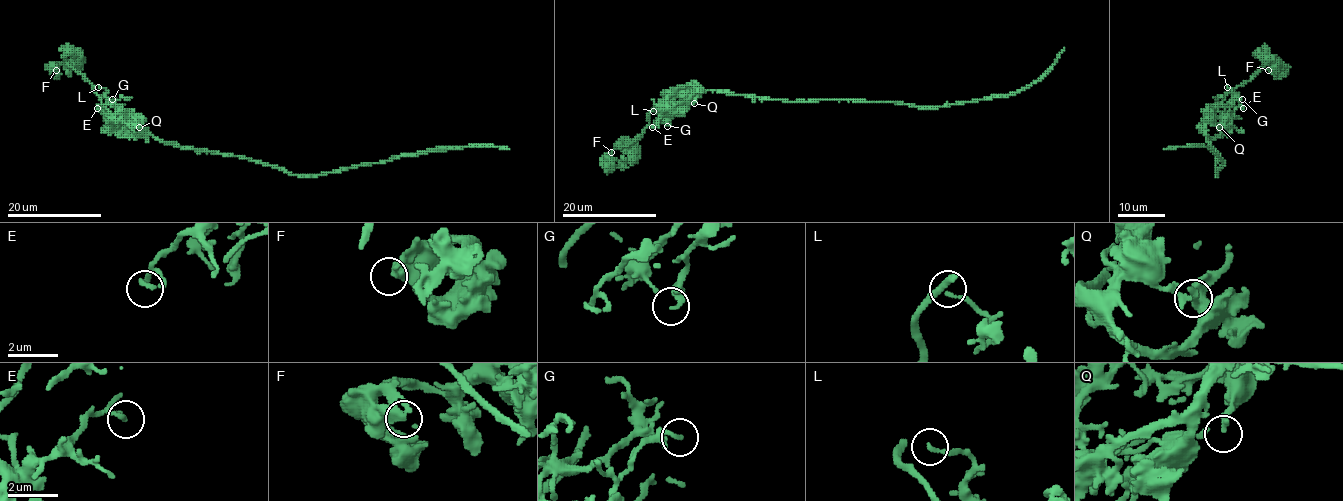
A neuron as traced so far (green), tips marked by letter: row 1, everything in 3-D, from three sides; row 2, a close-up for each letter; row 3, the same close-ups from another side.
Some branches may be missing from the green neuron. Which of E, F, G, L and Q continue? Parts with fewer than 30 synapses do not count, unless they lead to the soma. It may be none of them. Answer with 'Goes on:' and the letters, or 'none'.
Goes on: none

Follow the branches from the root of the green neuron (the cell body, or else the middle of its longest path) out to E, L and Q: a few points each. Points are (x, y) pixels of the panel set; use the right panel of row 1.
E: (1217, 156), (1208, 145), (1205, 135), (1217, 137), (1238, 118), (1232, 112), (1237, 107), (1243, 108)
L: (1217, 156), (1208, 145), (1204, 125), (1212, 112), (1234, 97), (1234, 92), (1227, 87)
Q: (1217, 156), (1208, 145), (1204, 126), (1214, 124), (1219, 127)

